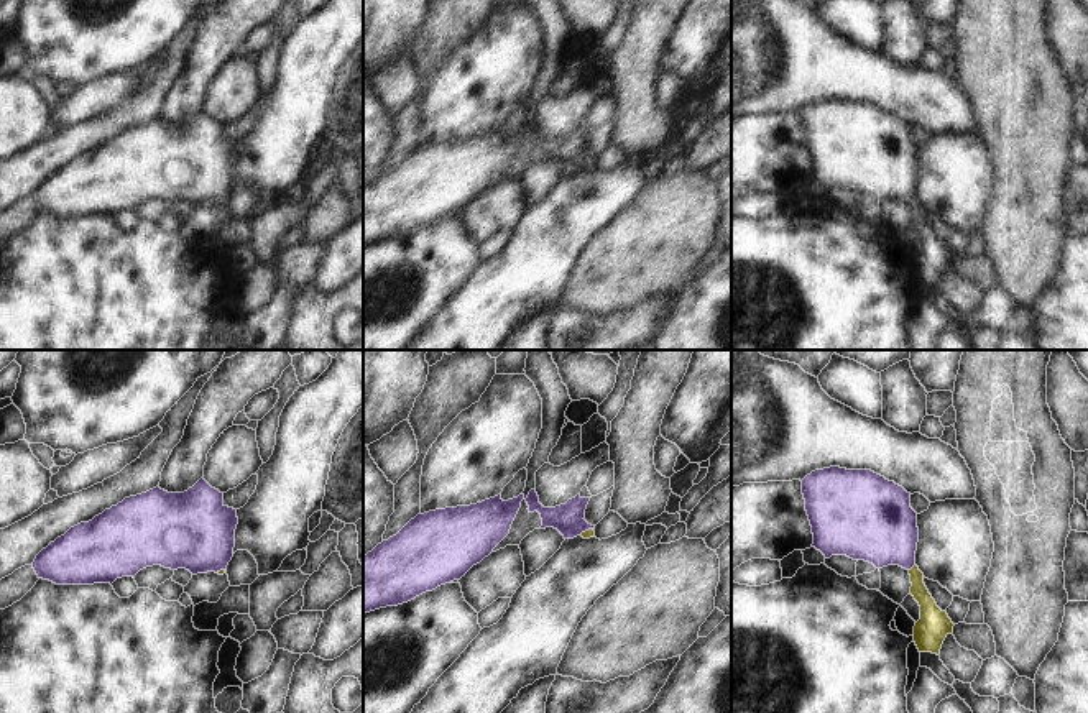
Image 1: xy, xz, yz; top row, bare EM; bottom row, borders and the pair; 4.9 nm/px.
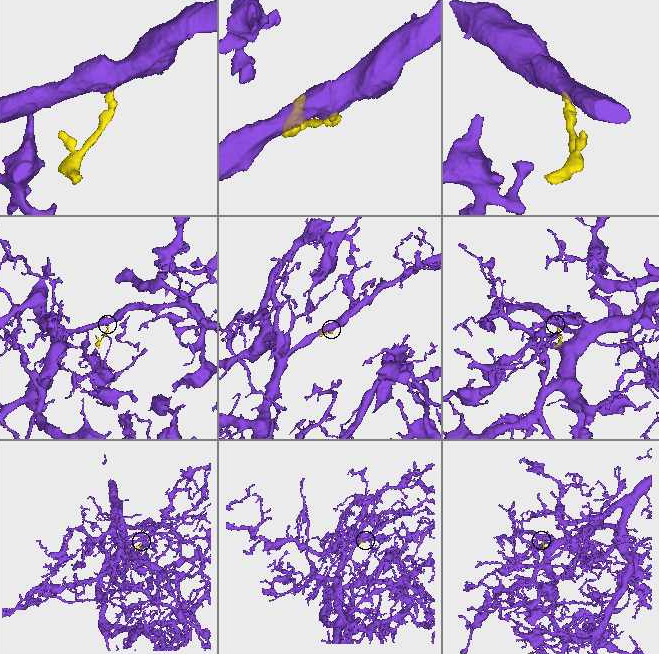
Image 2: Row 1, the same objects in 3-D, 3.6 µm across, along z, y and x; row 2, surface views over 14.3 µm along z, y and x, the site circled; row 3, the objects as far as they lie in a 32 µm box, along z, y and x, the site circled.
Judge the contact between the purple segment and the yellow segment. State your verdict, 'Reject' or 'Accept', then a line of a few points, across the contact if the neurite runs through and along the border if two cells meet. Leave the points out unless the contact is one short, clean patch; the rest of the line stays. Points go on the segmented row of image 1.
Accept. Line: yz (880, 526), (912, 565), (917, 590), (931, 613).

